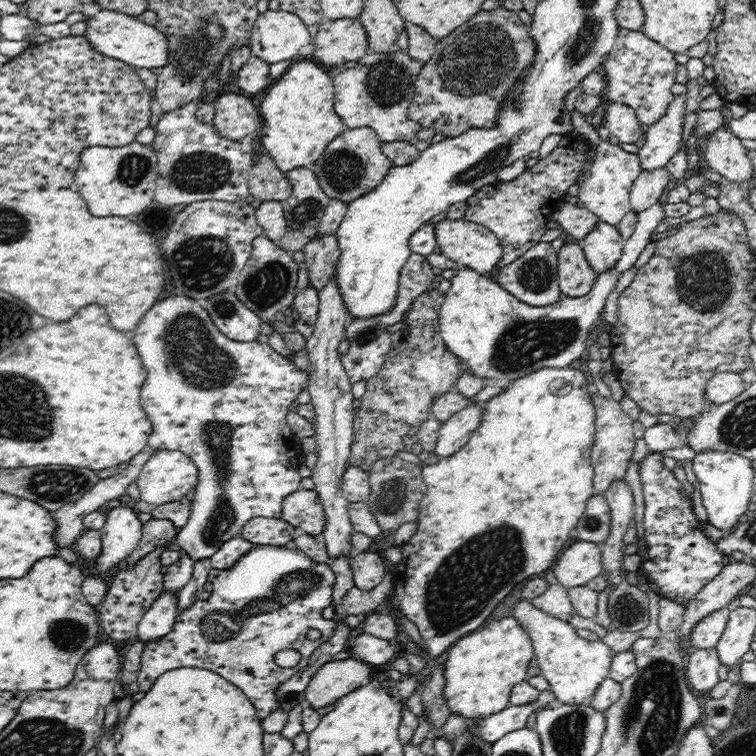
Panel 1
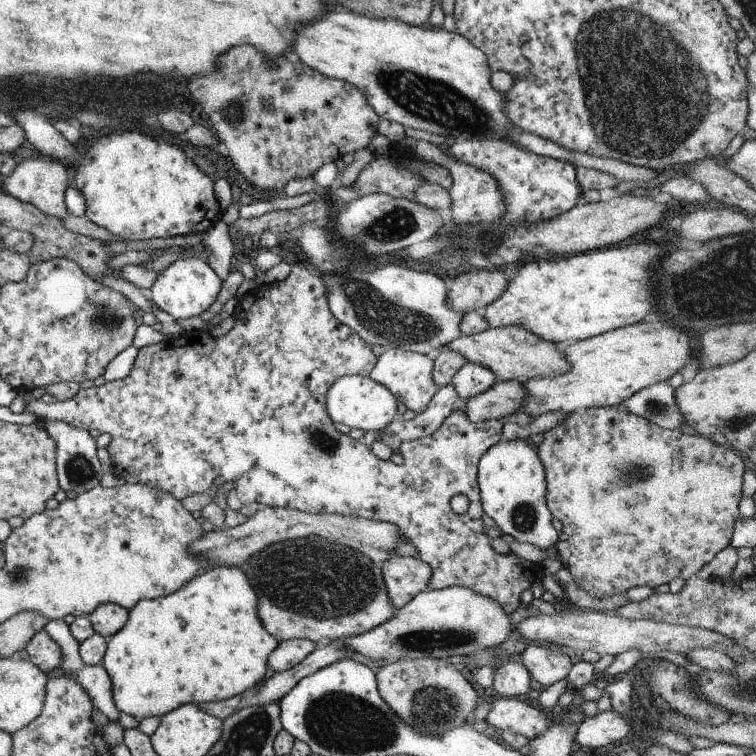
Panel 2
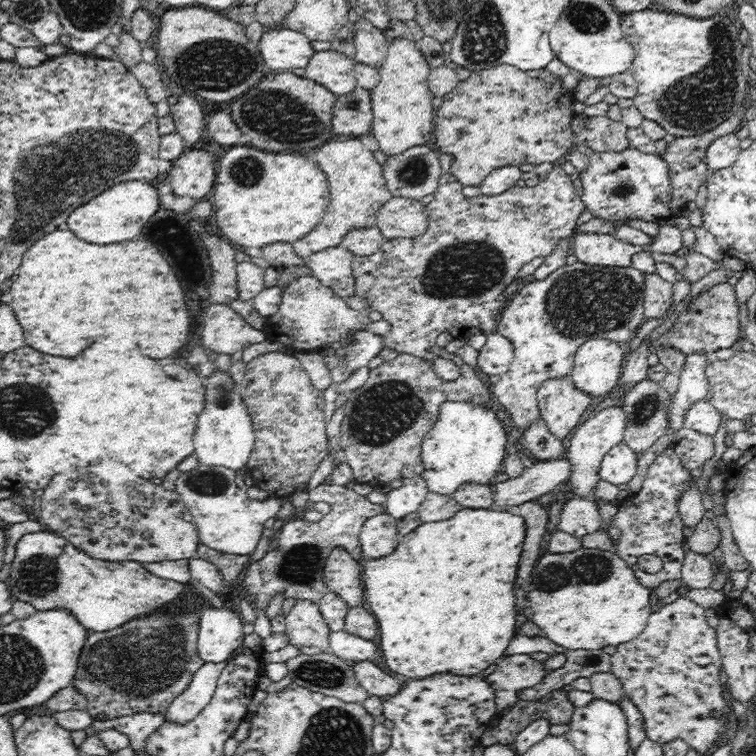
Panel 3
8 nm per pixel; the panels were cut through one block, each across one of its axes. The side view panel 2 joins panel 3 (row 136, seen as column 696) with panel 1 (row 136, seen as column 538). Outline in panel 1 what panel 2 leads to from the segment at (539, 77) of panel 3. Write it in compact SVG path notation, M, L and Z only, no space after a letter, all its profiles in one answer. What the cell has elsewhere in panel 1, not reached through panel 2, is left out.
M497 8L474 16L450 35L437 41L433 59L423 64L414 84L414 96L408 106L408 119L421 125L421 129L432 130L445 138L458 138L466 132L478 128L492 130L498 128L498 118L505 98L515 84L536 60L535 42L529 35L529 28L520 20L516 12Z

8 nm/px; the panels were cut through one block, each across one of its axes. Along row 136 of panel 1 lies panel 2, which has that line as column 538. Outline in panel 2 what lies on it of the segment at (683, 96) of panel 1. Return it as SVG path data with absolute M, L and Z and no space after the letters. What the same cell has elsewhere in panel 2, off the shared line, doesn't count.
M542 644L528 645L517 656L517 660L529 672L529 677L543 688L552 688L555 682L566 678L572 666L566 655L556 650L550 650L548 646Z

